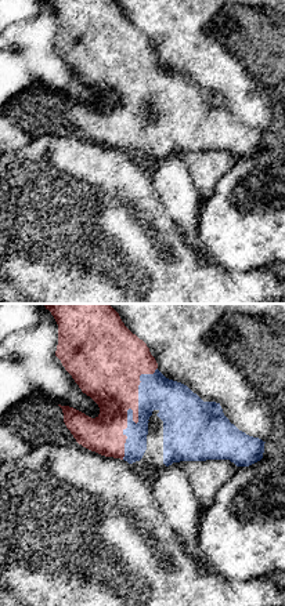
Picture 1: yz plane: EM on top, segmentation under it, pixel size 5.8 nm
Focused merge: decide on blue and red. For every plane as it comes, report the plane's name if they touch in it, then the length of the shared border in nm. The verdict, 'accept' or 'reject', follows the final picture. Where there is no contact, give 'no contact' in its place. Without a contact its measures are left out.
yz | 550 nm

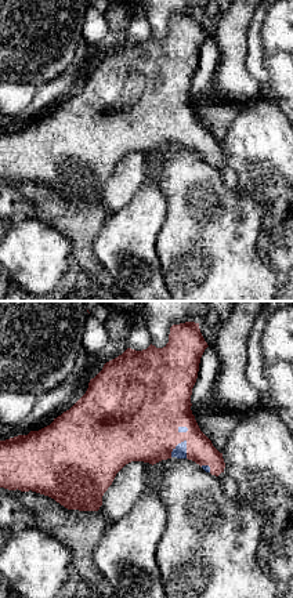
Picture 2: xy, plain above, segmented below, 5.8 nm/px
xy | 140 nm

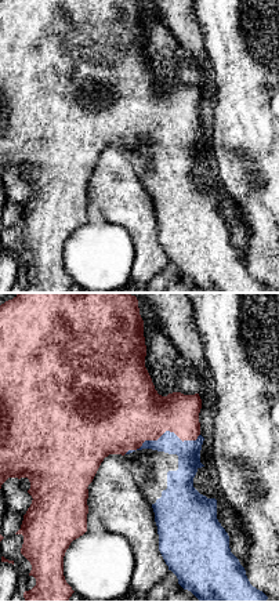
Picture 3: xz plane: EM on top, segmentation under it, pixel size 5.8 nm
xz | 460 nm

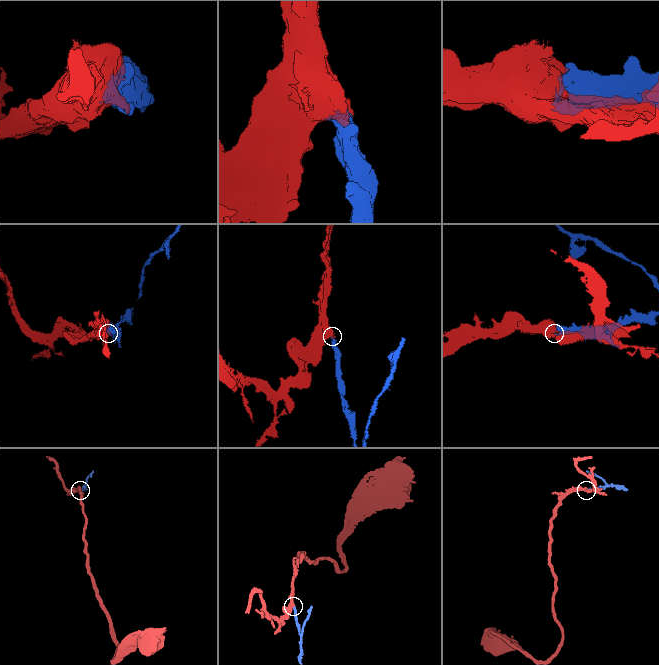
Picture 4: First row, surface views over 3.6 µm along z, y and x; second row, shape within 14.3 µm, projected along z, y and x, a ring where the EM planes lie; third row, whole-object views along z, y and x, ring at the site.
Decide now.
accept

